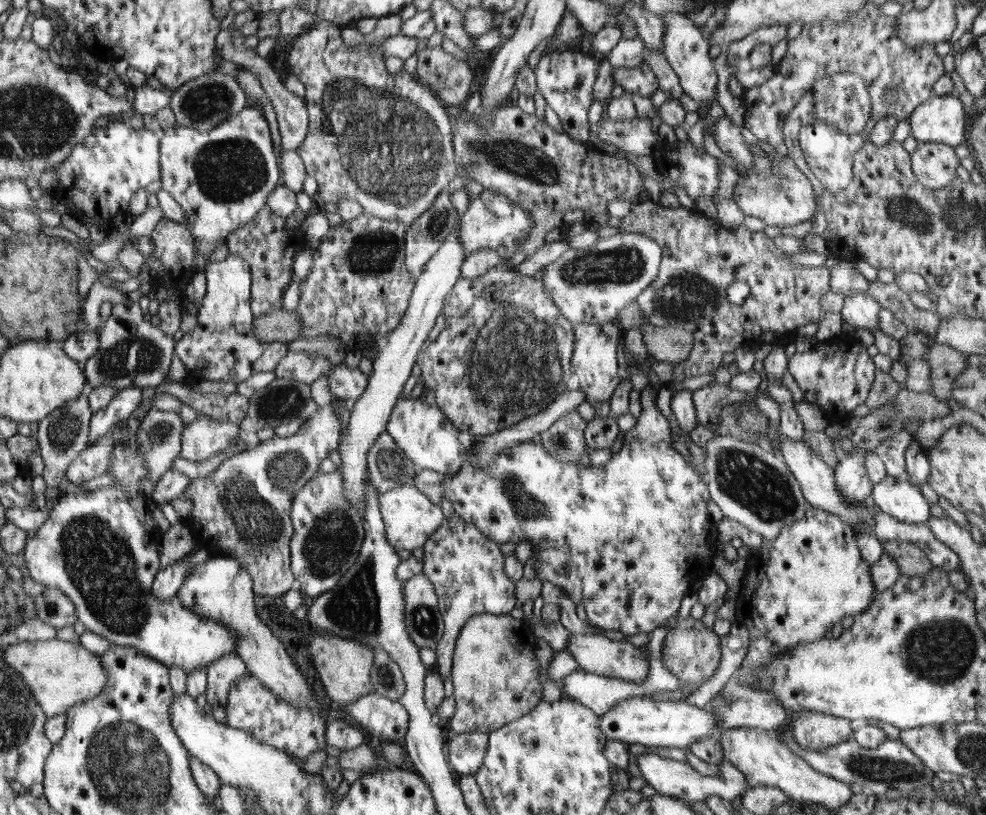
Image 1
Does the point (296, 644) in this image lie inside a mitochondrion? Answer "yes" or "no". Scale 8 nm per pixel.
no

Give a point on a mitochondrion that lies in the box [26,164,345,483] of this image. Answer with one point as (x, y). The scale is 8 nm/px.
(138, 356)

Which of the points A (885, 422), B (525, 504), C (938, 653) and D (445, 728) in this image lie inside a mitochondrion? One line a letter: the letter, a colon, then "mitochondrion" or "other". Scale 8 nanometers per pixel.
A: mitochondrion
B: mitochondrion
C: mitochondrion
D: other

